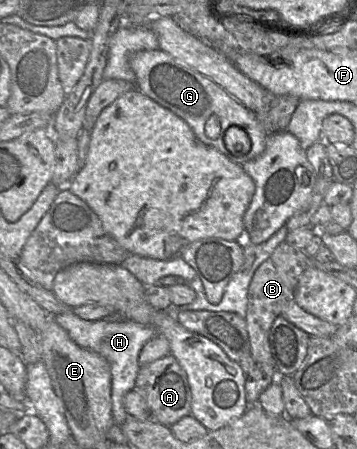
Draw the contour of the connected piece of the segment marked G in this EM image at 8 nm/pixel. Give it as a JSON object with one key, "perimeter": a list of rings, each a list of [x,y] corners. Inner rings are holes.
{"perimeter":[[[160,49],[134,53],[130,59],[130,66],[136,76],[136,88],[183,119],[203,144],[216,148],[231,161],[240,165],[255,159],[265,150],[269,134],[255,113],[210,78],[180,63]],[[231,126],[243,128],[248,134],[251,149],[247,154],[237,156],[227,149],[225,133]]]}

